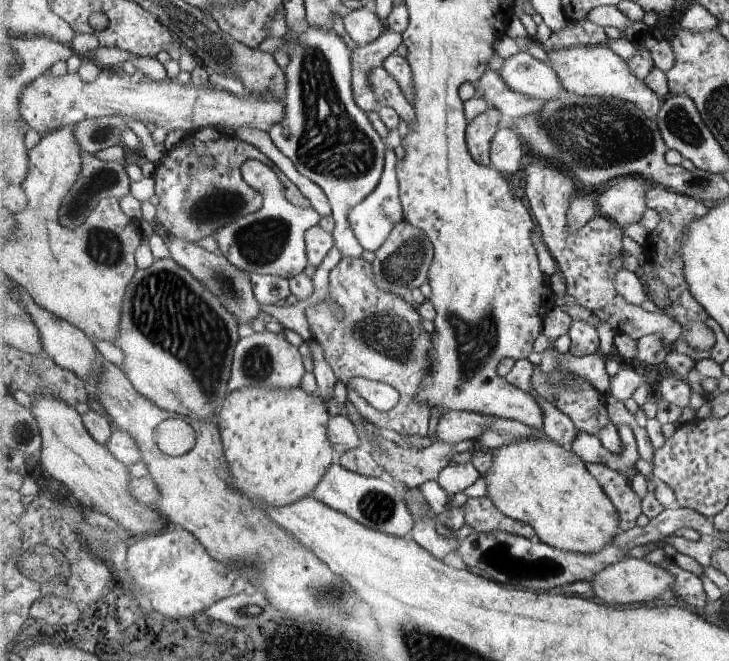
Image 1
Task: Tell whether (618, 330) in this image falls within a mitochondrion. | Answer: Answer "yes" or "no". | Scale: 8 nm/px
no

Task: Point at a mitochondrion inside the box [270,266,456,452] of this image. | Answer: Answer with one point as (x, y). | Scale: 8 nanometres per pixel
(392, 337)

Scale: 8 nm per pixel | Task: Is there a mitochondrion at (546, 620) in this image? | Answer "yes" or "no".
no

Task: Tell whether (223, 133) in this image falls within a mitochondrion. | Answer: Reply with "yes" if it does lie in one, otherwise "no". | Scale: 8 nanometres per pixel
no

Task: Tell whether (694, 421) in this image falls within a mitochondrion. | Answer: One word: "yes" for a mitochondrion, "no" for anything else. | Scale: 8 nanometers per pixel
no

